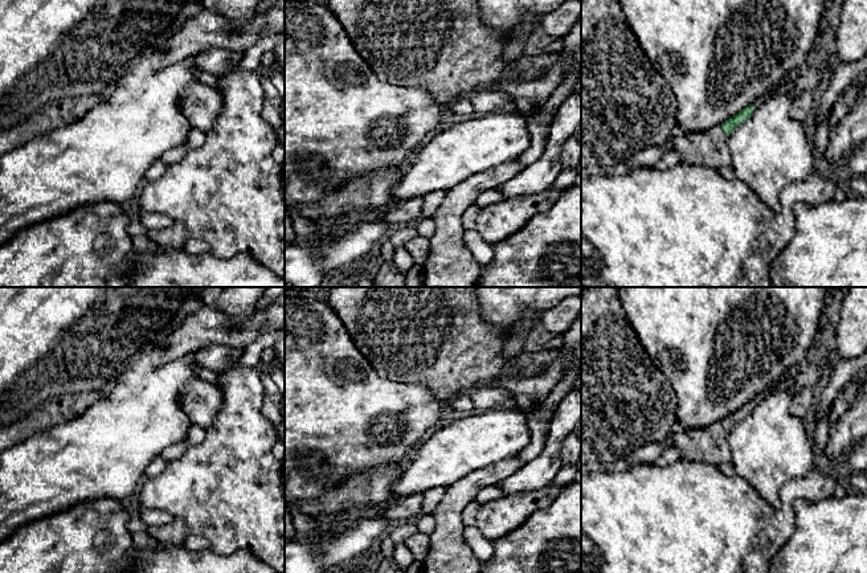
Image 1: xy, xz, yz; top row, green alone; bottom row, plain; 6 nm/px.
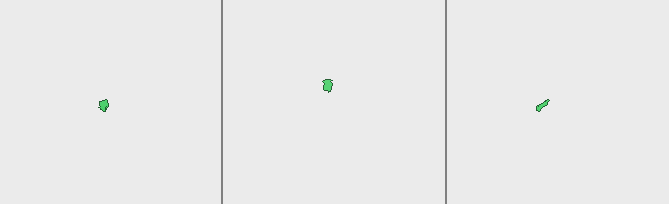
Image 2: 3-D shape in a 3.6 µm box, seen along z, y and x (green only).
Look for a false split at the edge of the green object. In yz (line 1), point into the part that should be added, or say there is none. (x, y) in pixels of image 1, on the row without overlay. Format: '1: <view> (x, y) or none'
1: yz (708, 445)

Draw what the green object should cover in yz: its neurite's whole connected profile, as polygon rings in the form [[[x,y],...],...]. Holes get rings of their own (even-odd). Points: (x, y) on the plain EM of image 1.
[[[792,373],[769,389],[758,393],[752,401],[744,404],[740,409],[721,421],[702,429],[686,430],[675,427],[668,443],[680,450],[680,459],[688,462],[702,462],[716,467],[731,463],[732,454],[725,435],[739,421],[748,417],[753,412],[754,406],[769,394],[777,390],[793,392],[793,388],[794,380]]]

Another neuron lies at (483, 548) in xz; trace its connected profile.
[[[466,527],[463,537],[473,553],[482,561],[486,562],[494,554],[494,544],[486,539],[477,527]]]

